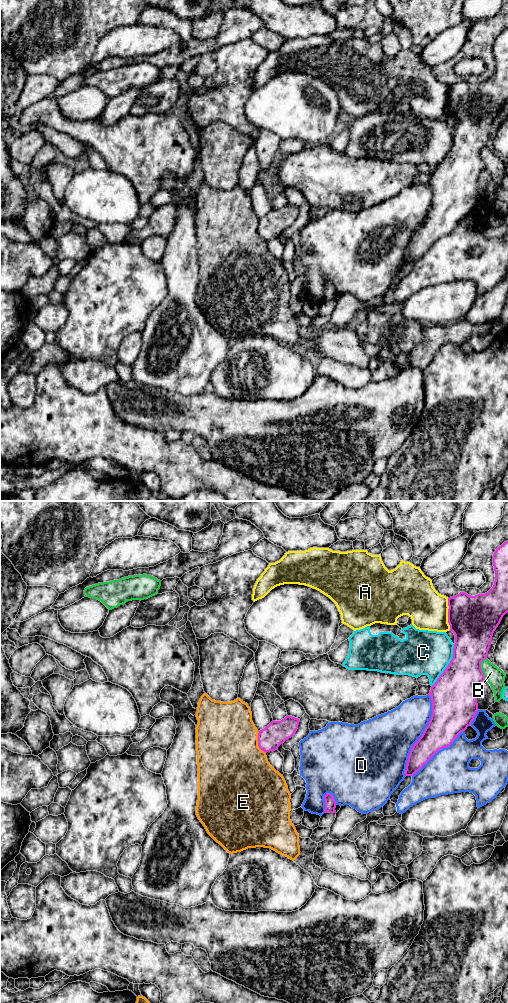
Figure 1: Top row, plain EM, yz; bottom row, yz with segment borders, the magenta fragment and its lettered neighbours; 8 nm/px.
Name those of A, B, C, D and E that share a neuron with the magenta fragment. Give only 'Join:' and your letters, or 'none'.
Join: none

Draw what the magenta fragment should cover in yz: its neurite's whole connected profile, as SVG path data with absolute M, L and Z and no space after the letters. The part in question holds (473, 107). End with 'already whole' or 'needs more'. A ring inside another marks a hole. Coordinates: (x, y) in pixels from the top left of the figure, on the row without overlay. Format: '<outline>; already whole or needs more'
M508 29L494 40L493 54L495 69L487 81L471 84L460 80L448 86L448 111L450 119L455 123L453 146L431 175L429 184L432 189L432 204L410 239L404 260L406 264L413 264L439 238L449 235L471 213L478 199L479 174L486 169L481 150L487 147L493 121L508 100Z; already whole

